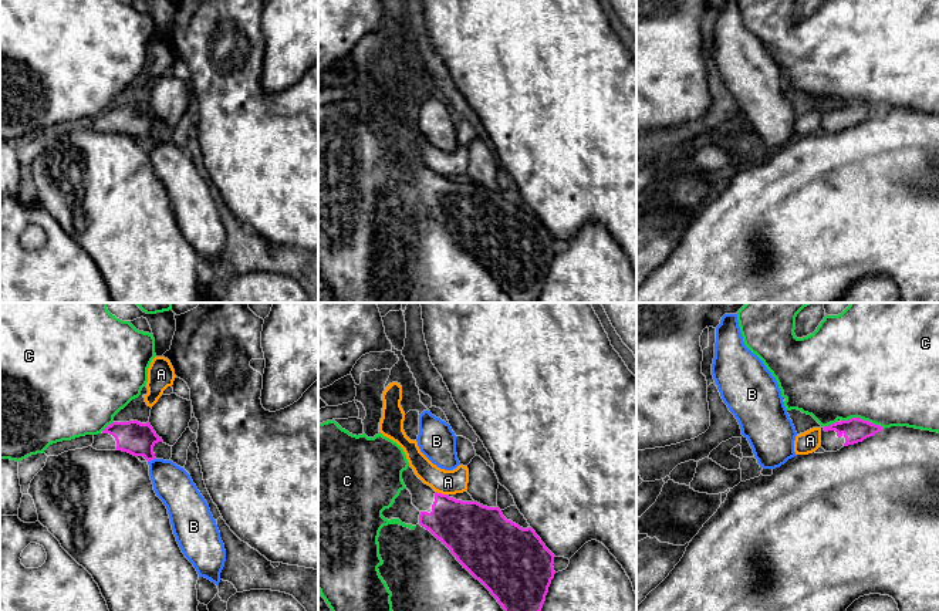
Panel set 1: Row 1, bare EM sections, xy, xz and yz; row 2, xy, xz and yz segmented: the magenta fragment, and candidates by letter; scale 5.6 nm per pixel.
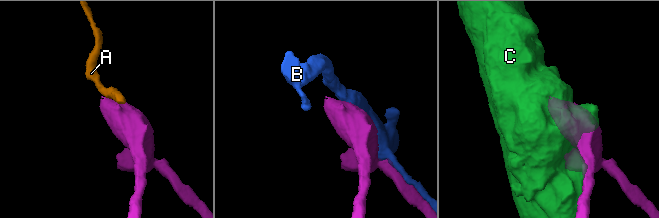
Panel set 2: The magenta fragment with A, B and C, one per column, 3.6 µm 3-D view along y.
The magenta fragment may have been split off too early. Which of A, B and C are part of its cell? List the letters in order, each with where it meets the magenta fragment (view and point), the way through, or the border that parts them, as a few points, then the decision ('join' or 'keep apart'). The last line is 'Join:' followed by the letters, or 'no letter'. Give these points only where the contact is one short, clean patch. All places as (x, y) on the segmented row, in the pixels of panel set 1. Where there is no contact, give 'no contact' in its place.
A: xz (441, 493) | along xz (436, 490), (446, 495) | keep apart
B: xy (151, 459) | keep apart
C: yz (862, 419) | keep apart
Join: no letter

